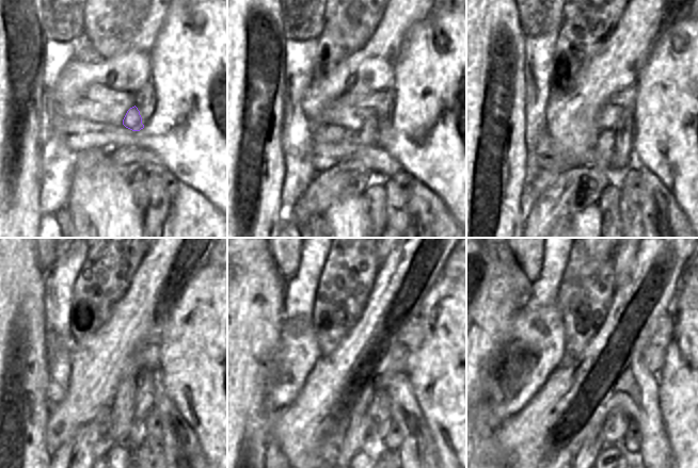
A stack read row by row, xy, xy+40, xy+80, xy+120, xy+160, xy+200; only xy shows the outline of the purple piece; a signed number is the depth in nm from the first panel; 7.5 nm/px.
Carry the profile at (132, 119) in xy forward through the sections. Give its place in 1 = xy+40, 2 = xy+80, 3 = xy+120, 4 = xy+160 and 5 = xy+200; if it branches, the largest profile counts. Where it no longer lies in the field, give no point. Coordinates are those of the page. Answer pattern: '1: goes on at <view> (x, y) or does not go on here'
1: goes on at xy+40 (368, 132)
2: goes on at xy+80 (602, 157)
3: goes on at xy+120 (122, 415)
4: goes on at xy+160 (357, 437)
5: goes on at xy+200 (589, 450)

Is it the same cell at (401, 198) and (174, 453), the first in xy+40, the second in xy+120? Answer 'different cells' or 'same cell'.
different cells

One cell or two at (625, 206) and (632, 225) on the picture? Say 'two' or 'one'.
one

